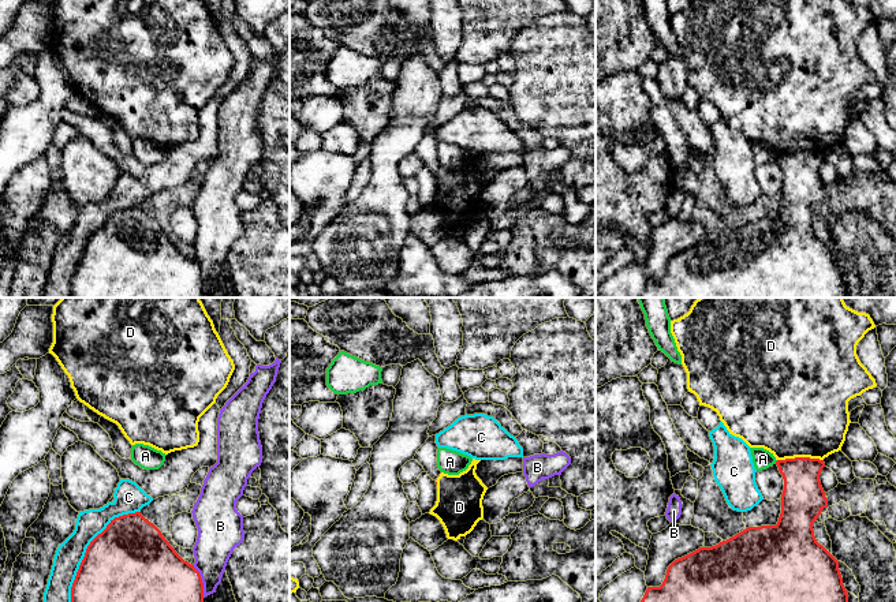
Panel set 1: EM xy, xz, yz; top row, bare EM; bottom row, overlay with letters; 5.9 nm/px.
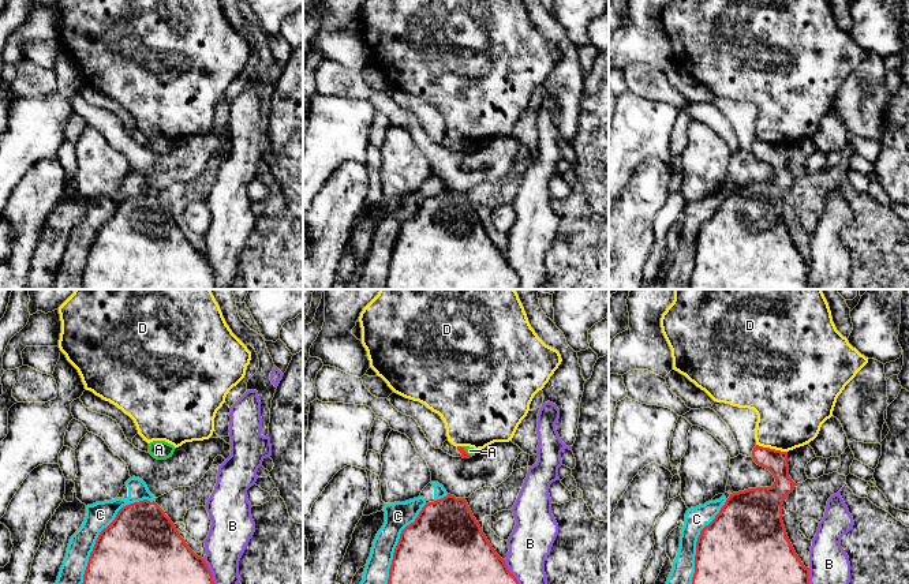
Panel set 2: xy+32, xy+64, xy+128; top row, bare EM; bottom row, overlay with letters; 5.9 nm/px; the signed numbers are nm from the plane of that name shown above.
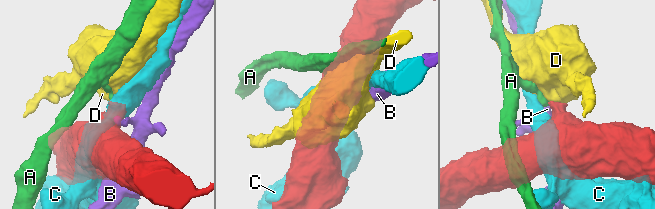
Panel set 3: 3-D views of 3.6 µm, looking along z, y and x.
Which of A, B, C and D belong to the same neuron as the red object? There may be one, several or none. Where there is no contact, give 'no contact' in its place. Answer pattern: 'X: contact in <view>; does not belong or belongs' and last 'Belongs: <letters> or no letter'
A: contact in yz; does not belong
B: contact in xy; does not belong
C: contact in xy; does not belong
D: contact in yz; does not belong
Belongs: no letter

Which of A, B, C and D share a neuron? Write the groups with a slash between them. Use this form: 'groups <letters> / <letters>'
groups A / B / C / D

